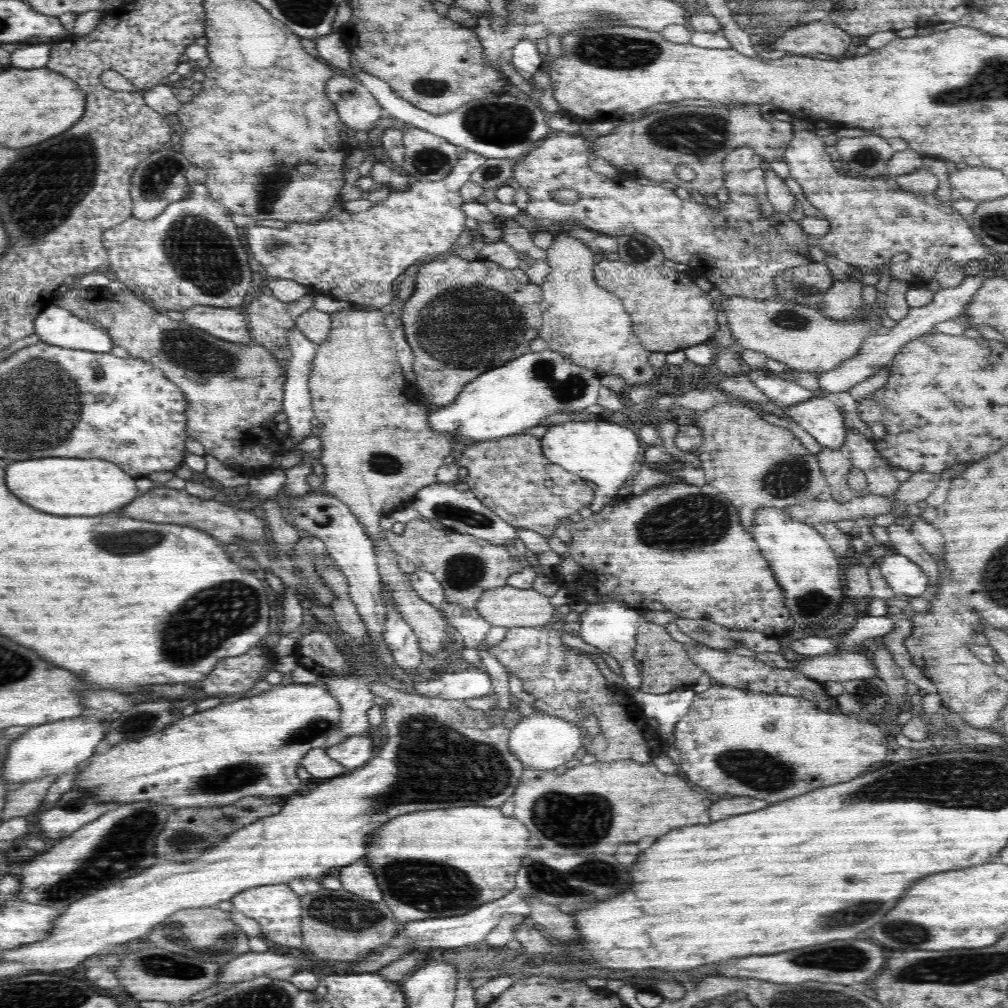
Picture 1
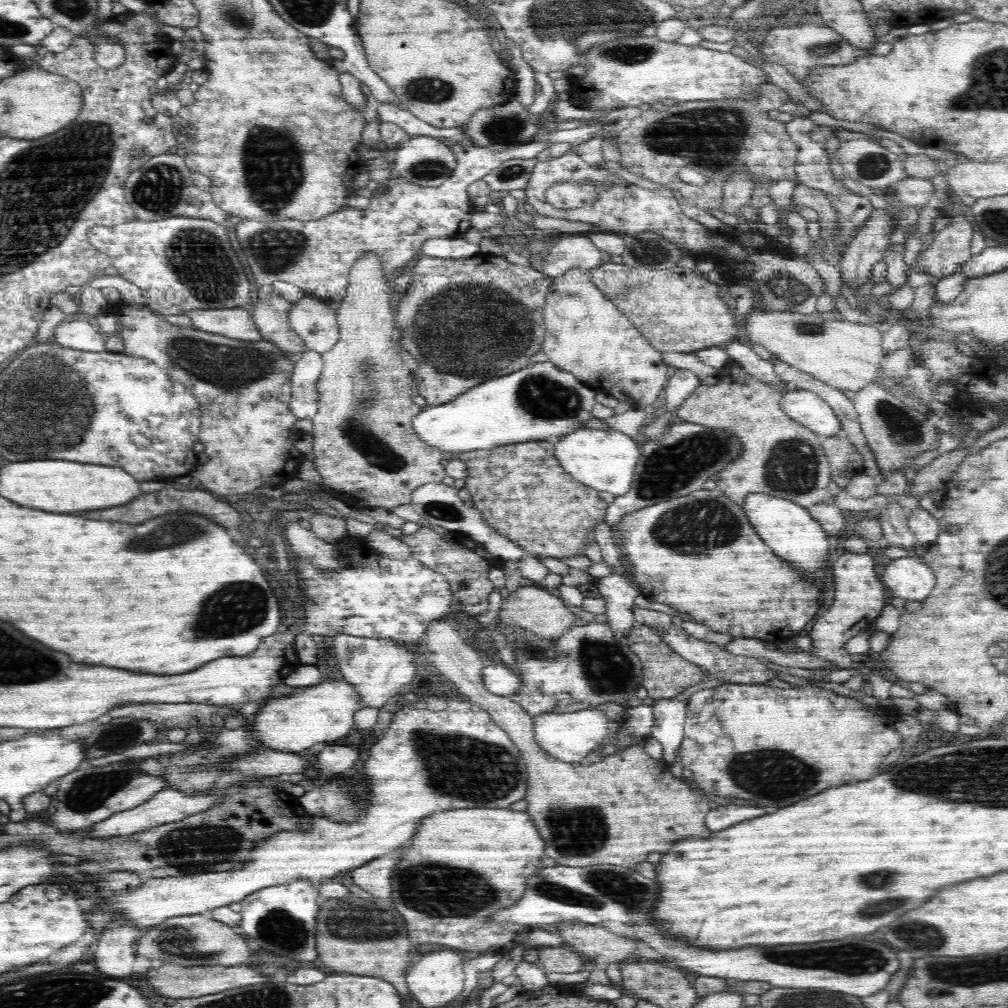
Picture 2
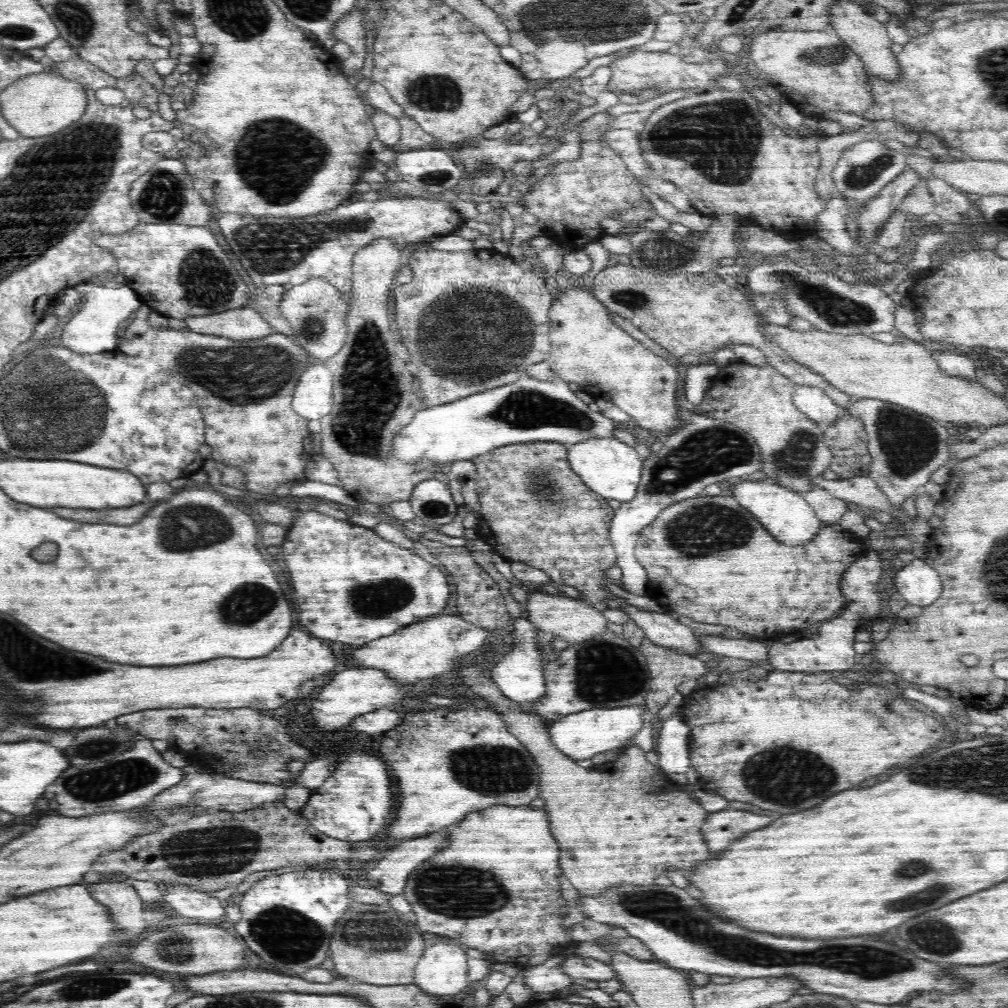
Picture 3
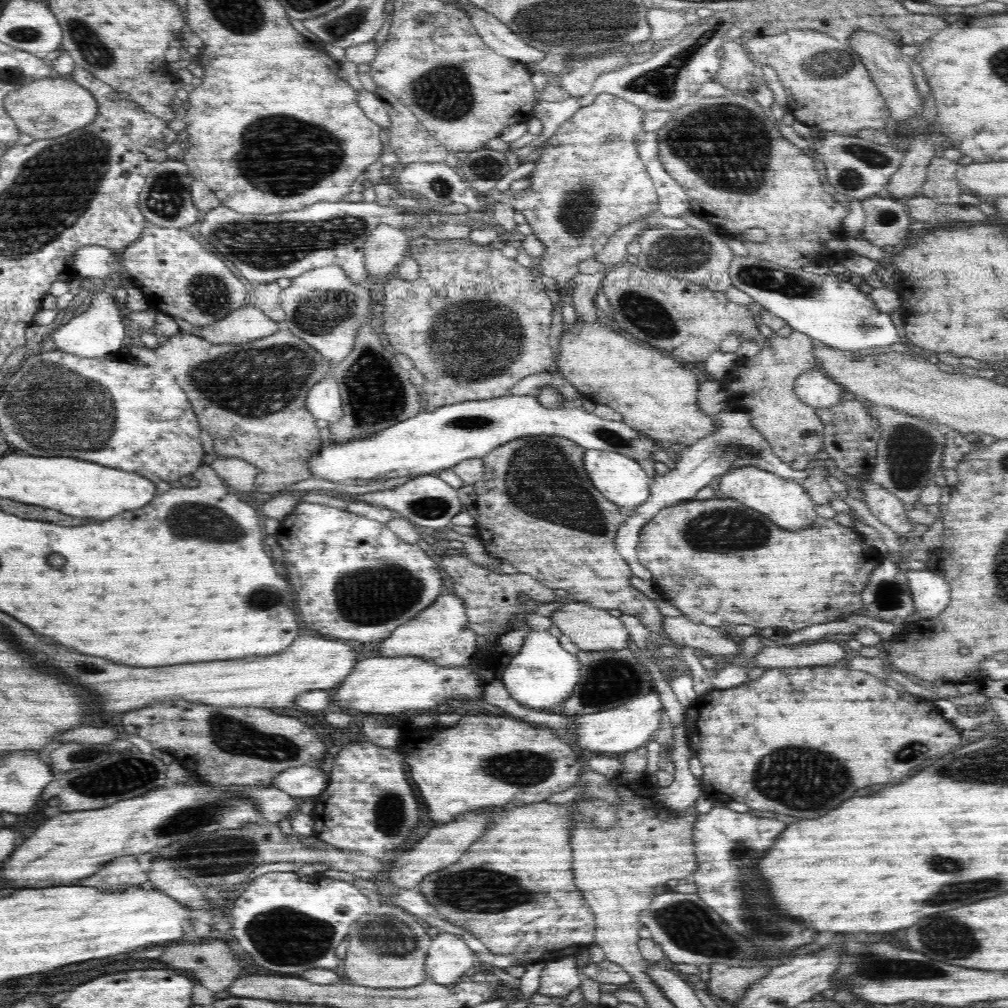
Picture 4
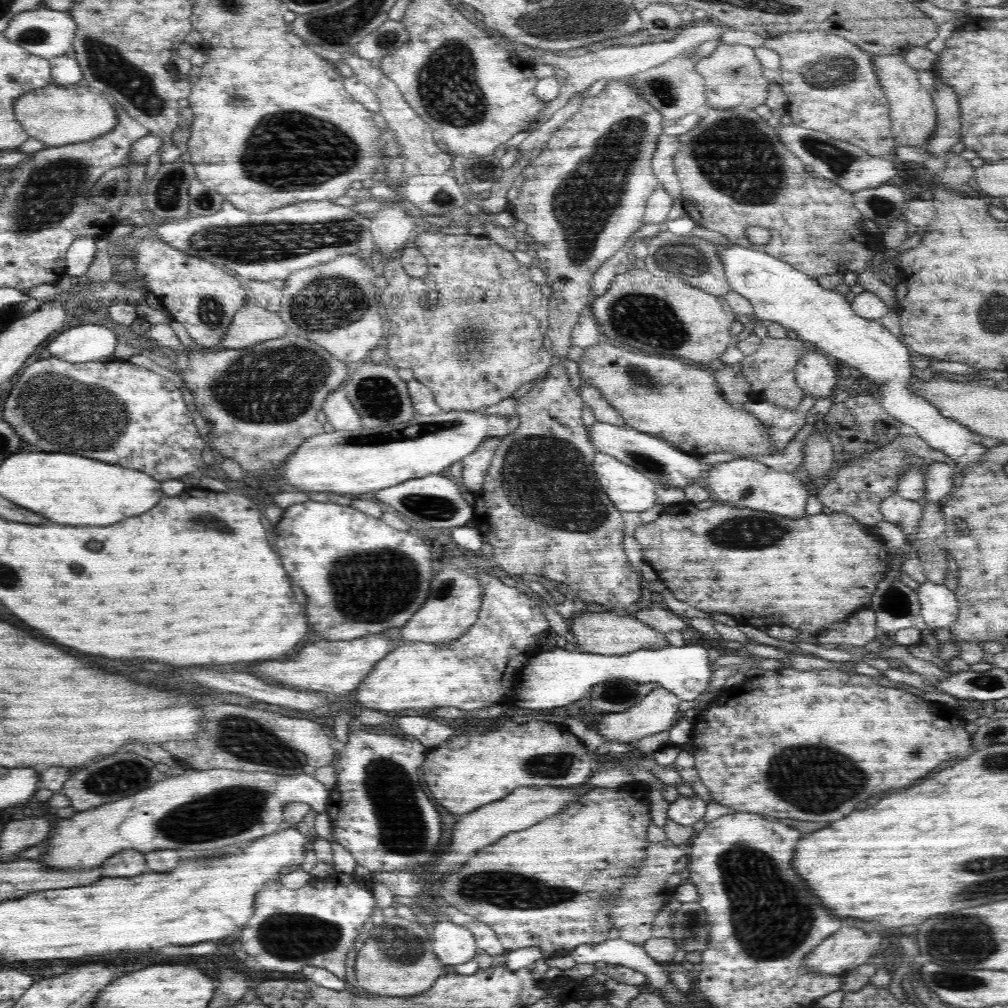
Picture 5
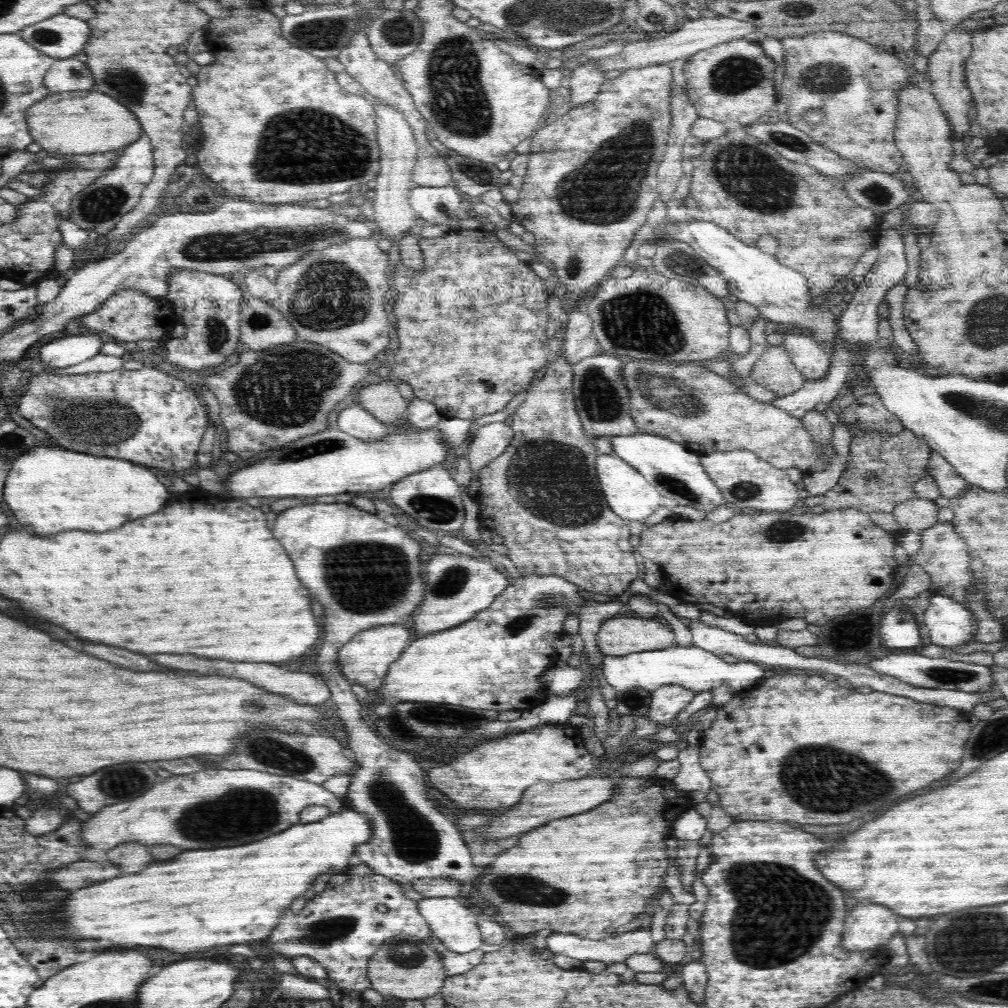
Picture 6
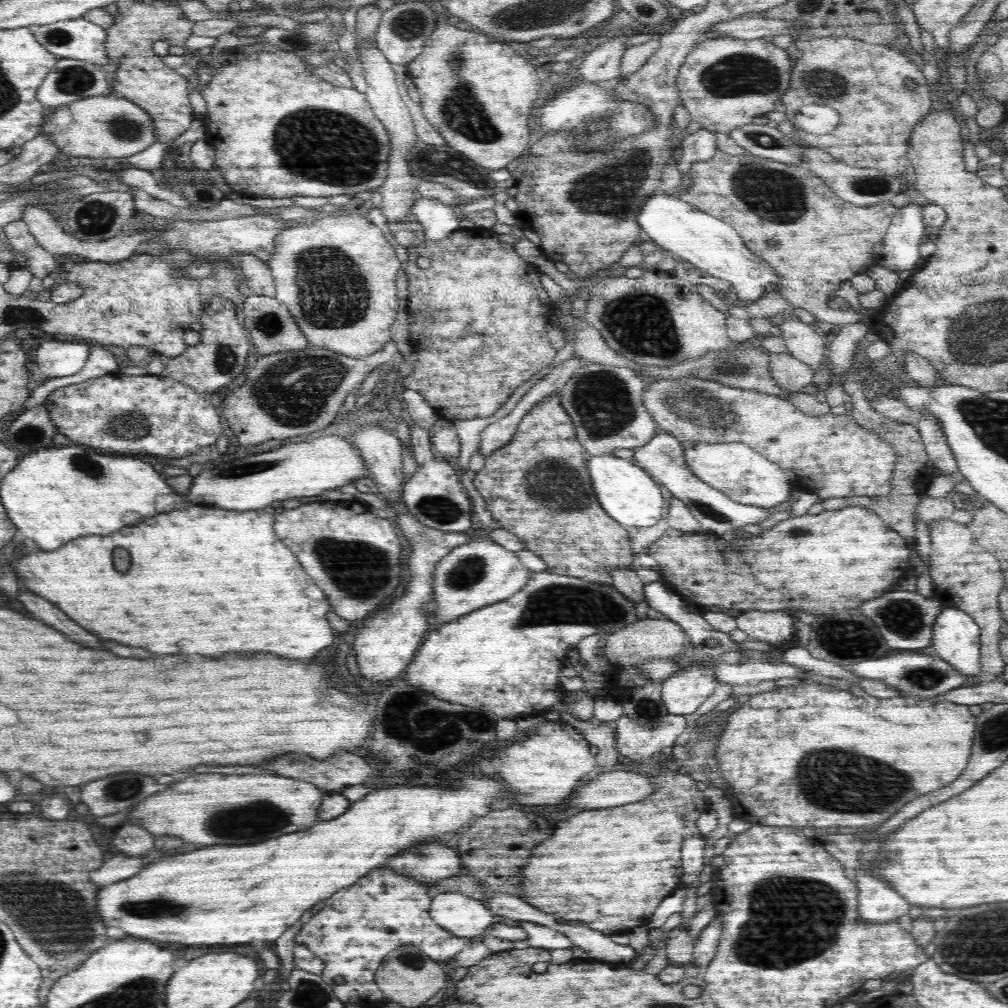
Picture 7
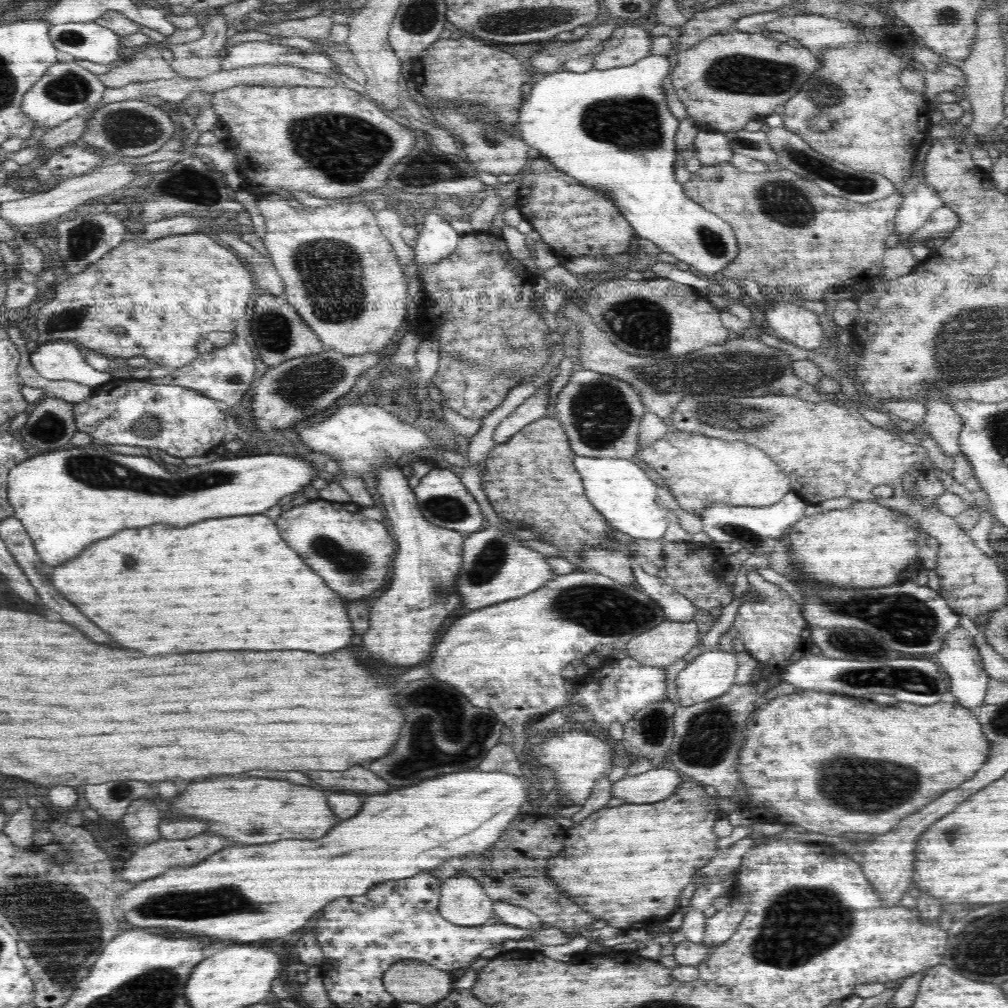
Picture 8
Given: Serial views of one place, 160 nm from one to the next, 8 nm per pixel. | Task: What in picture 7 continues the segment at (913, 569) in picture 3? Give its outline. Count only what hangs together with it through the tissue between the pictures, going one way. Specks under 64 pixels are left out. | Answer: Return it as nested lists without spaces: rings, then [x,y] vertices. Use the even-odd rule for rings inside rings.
[[[943,607],[938,614],[934,628],[932,628],[932,639],[929,651],[945,660],[950,666],[960,674],[966,676],[978,676],[982,674],[980,667],[981,642],[979,634],[981,628],[976,621],[962,610],[954,607]]]

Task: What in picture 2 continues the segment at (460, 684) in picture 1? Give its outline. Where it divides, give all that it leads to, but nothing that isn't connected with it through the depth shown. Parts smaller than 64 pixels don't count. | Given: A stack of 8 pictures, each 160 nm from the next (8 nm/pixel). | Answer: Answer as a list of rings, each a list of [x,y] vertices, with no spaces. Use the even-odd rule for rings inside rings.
[[[504,663],[485,666],[482,672],[482,679],[484,679],[486,689],[503,697],[518,694],[520,688],[522,688],[522,677],[511,667],[504,665]]]

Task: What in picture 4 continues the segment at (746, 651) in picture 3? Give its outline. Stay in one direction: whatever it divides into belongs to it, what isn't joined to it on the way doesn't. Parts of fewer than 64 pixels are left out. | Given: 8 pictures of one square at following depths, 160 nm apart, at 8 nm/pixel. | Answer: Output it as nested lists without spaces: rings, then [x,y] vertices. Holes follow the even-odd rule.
[[[684,614],[678,617],[664,617],[661,632],[680,646],[692,646],[711,655],[741,654],[740,641],[725,638],[718,633],[718,627],[692,622]]]

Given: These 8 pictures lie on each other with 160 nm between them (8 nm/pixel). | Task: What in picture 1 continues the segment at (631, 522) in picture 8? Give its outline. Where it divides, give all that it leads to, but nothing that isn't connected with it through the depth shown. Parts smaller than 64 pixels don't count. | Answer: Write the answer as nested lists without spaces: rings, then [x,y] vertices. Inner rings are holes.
[[[602,418],[552,425],[540,441],[542,453],[550,462],[581,476],[586,481],[591,480],[598,484],[590,507],[596,514],[612,502],[620,486],[628,480],[632,466],[640,460],[638,438],[639,434],[635,427],[621,426]]]

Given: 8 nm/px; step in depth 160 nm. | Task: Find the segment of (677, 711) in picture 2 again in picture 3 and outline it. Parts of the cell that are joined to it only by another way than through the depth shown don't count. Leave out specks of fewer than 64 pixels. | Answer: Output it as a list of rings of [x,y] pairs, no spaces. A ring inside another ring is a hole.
[[[680,712],[661,723],[656,752],[659,767],[664,774],[687,773],[692,767],[689,746],[691,731]]]

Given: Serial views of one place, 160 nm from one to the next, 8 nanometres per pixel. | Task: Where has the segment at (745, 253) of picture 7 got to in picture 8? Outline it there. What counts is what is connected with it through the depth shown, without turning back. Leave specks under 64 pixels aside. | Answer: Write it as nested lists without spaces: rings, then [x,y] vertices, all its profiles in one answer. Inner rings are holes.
[[[673,52],[662,55],[650,55],[636,61],[636,64],[623,66],[618,68],[609,68],[608,70],[599,71],[596,69],[588,72],[578,73],[572,71],[558,71],[547,74],[544,78],[540,78],[538,82],[532,85],[530,92],[521,100],[519,115],[517,118],[517,127],[515,132],[520,140],[523,140],[529,148],[538,150],[539,154],[547,158],[560,172],[571,176],[578,184],[584,188],[595,188],[596,192],[606,192],[610,196],[611,201],[616,205],[618,212],[624,216],[624,219],[632,225],[636,231],[636,237],[650,240],[653,244],[658,245],[661,251],[673,255],[678,261],[686,262],[694,270],[704,272],[704,275],[714,275],[718,277],[722,270],[726,269],[728,264],[738,256],[738,240],[733,234],[732,228],[718,215],[705,209],[702,205],[686,196],[686,191],[682,183],[676,181],[674,162],[678,158],[676,153],[676,143],[674,138],[676,130],[680,128],[680,120],[672,114],[666,103],[666,93],[664,92],[664,80],[668,76],[670,66],[673,62]]]

